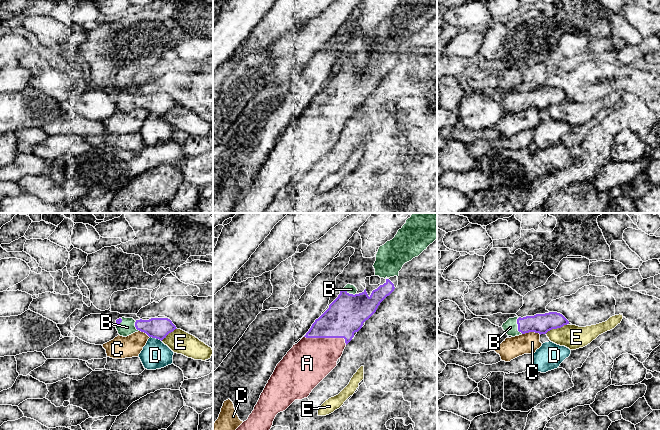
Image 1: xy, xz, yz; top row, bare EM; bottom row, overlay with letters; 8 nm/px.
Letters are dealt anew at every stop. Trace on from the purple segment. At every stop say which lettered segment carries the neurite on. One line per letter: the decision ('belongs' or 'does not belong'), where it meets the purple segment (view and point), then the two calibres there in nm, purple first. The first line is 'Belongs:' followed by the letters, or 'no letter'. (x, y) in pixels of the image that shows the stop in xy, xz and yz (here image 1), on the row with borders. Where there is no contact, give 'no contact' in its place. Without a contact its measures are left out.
Belongs: A, B
A: belongs; meets purple in xz at (327, 337); 300 nm thick on the purple side, 360 nm on the other
B: belongs; meets purple in yz at (518, 326); 160 nm thick on the purple side, 120 nm on the other
C: does not belong; meets purple in yz at (531, 331); 160 nm thick on the purple side, 170 nm on the other
D: does not belong; meets purple in xy at (156, 338); 170 nm thick on the purple side, 220 nm on the other
E: does not belong; meets purple in yz at (555, 328); 160 nm thick on the purple side, 190 nm on the other

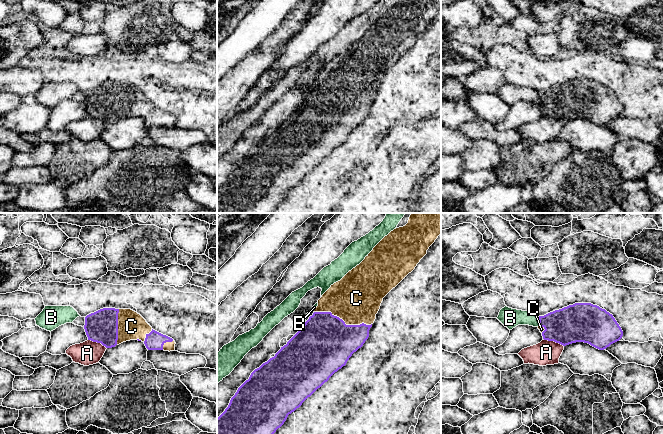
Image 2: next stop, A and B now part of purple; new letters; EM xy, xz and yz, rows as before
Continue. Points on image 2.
Belongs: C
A: does not belong; meets purple in yz at (554, 341); 300 nm thick on the purple side, 190 nm on the other
B: does not belong; meets purple in yz at (539, 321); 300 nm thick on the purple side, 160 nm on the other
C: belongs; meets purple in xz at (343, 321); 460 nm thick on the purple side, 400 nm on the other

